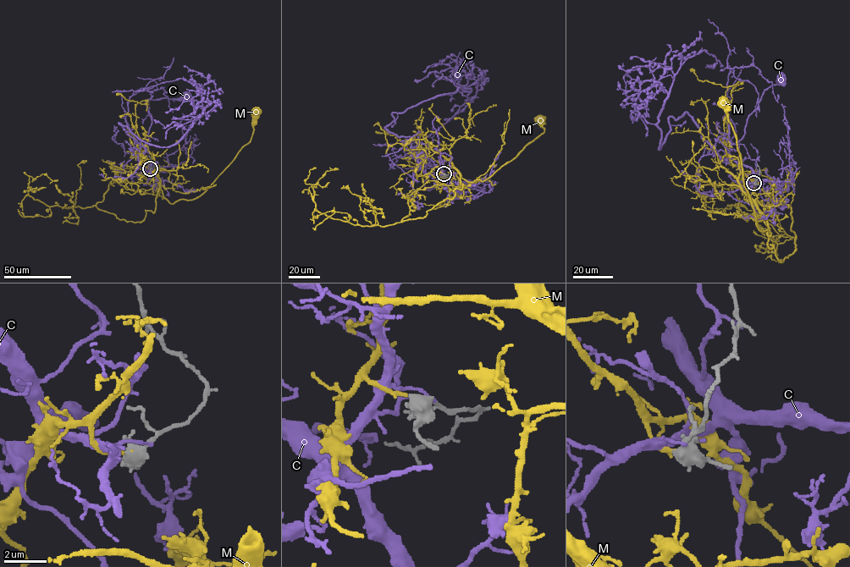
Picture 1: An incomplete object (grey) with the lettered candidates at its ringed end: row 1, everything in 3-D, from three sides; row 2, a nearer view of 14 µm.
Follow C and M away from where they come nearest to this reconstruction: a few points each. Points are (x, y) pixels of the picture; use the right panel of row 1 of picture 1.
C: (754, 182), (757, 177), (732, 158), (730, 146), (741, 140), (762, 92), (781, 79)
M: (753, 184), (741, 173), (741, 190), (763, 214), (769, 235), (769, 230), (758, 228), (733, 128), (721, 103)

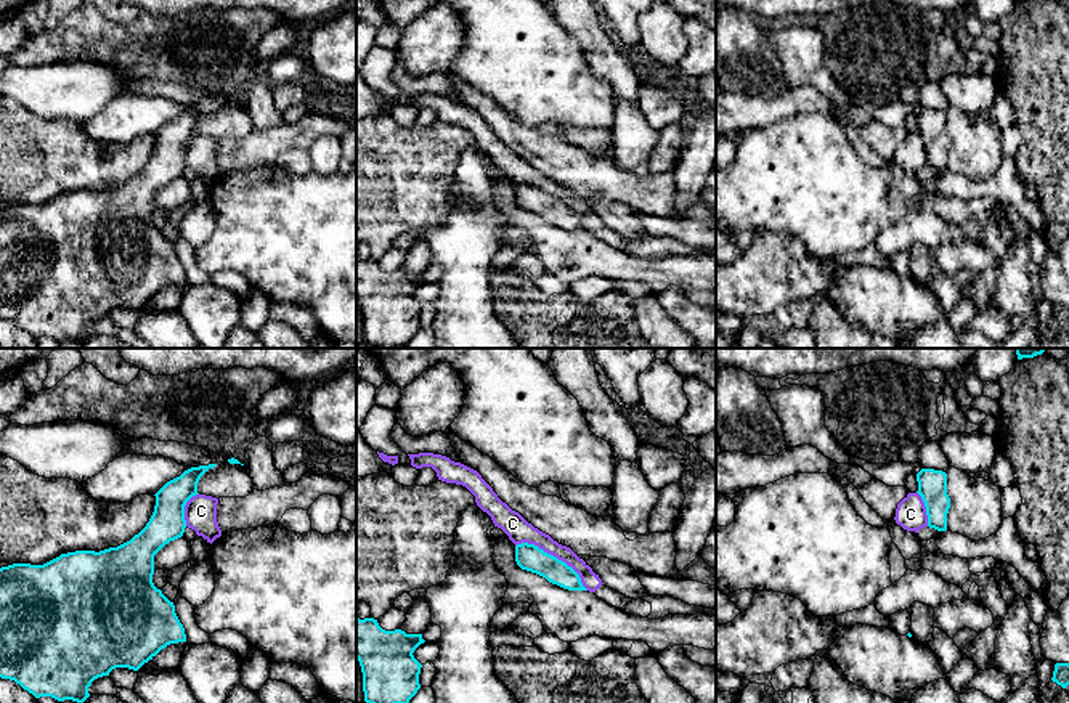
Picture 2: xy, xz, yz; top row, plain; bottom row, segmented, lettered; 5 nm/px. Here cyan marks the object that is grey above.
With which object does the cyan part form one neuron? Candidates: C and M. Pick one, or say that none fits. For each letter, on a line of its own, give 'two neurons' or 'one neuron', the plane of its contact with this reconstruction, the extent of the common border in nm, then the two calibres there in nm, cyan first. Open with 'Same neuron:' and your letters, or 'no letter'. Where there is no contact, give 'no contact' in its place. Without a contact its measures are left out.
Same neuron: M
C: two neurons | xz | 440 nm | 140/120 nm
M: one neuron | no contact

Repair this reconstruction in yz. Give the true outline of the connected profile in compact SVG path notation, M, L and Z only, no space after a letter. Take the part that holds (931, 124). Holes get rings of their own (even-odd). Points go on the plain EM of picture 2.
M921 109L917 114L918 135L921 136L928 167L937 172L947 170L947 154L950 149L950 138L947 135L947 114L934 109Z

